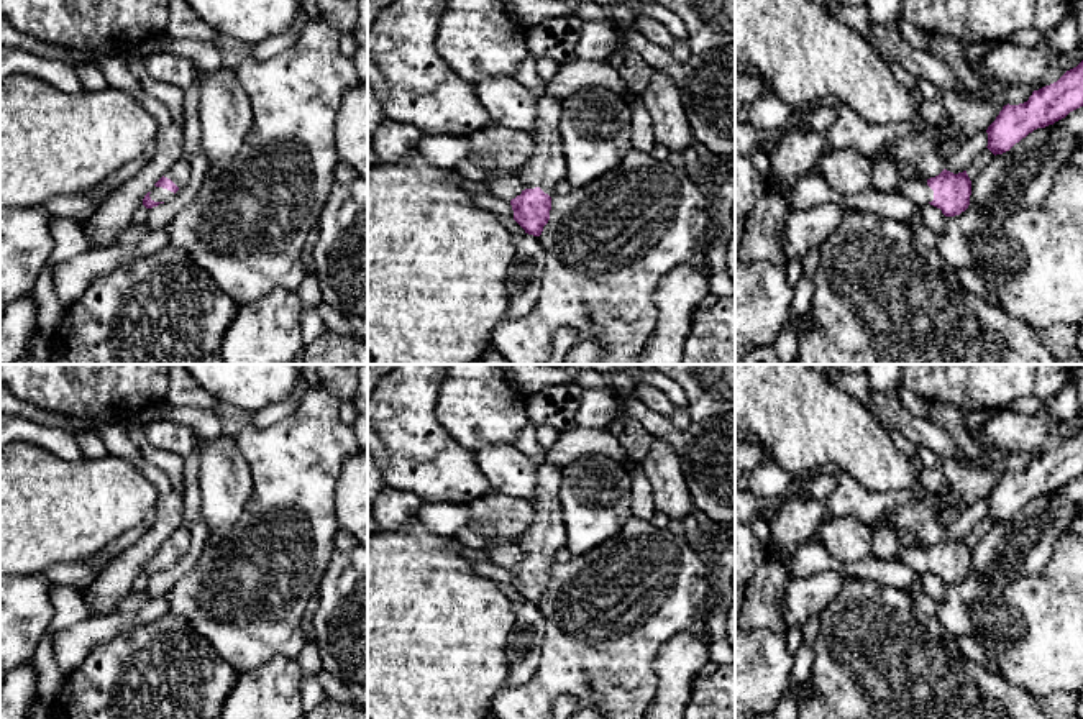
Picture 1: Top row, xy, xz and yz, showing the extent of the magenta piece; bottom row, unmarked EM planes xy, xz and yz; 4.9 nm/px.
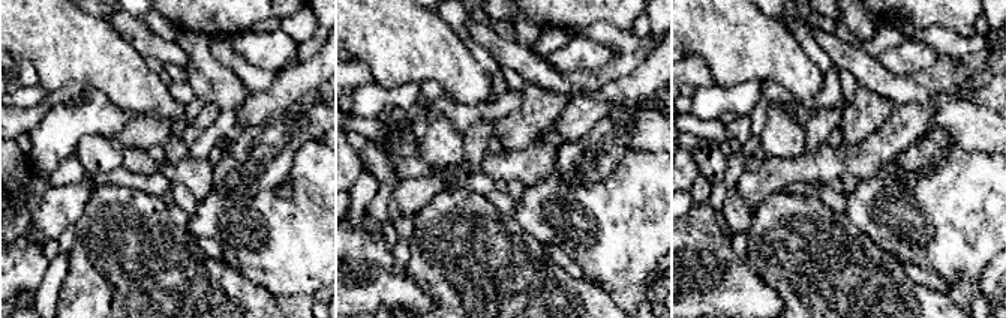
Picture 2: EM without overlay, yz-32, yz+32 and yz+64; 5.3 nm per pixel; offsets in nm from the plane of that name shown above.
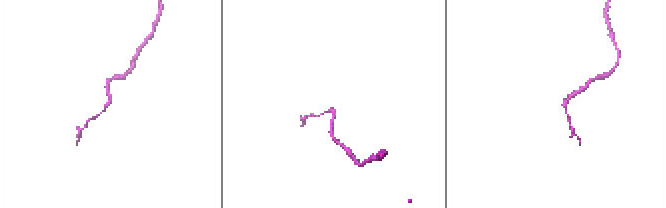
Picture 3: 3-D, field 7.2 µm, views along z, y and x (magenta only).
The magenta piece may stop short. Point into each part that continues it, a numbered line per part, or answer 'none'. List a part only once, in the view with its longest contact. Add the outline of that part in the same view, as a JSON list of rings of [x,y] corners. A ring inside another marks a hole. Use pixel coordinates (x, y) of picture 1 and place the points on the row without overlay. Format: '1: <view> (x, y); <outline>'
1: xz (547, 534); [[[540,463],[537,468],[535,520],[520,535],[519,547],[525,556],[540,555],[553,565],[555,553],[566,545],[566,527],[560,504],[561,468]]]

